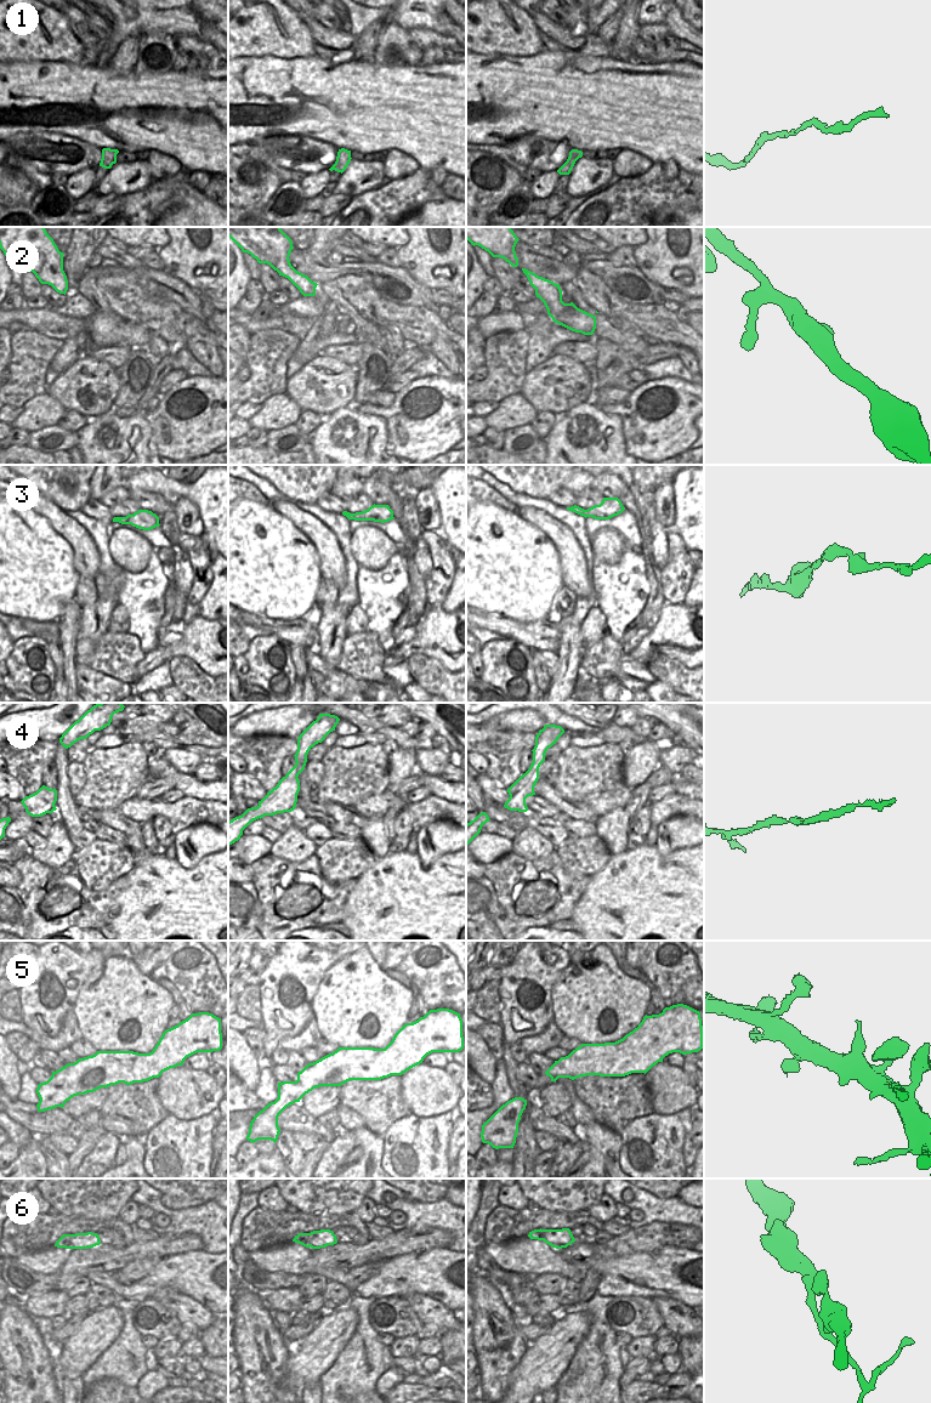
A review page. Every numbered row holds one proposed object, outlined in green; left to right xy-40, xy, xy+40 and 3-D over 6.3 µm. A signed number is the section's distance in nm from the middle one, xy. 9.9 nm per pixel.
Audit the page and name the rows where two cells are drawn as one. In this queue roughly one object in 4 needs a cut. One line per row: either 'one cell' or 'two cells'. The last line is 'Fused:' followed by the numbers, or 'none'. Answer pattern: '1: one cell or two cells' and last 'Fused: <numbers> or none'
1: one cell
2: one cell
3: one cell
4: one cell
5: one cell
6: two cells
Fused: 6

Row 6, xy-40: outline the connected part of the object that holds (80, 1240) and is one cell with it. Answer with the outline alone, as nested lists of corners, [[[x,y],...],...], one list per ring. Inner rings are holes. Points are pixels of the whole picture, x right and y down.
[[[76,1233],[72,1234],[72,1249],[87,1249],[100,1245],[101,1240],[97,1233]]]

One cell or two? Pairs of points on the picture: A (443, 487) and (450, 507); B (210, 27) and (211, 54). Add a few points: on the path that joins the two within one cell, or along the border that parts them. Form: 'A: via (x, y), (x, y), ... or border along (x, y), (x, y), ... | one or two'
A: via (448, 492), (450, 494), (450, 503) | one
B: border along (185, 34), (198, 37), (215, 49) | two

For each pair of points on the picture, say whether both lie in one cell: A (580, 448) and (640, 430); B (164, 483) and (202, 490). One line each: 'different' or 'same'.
A: different
B: same

